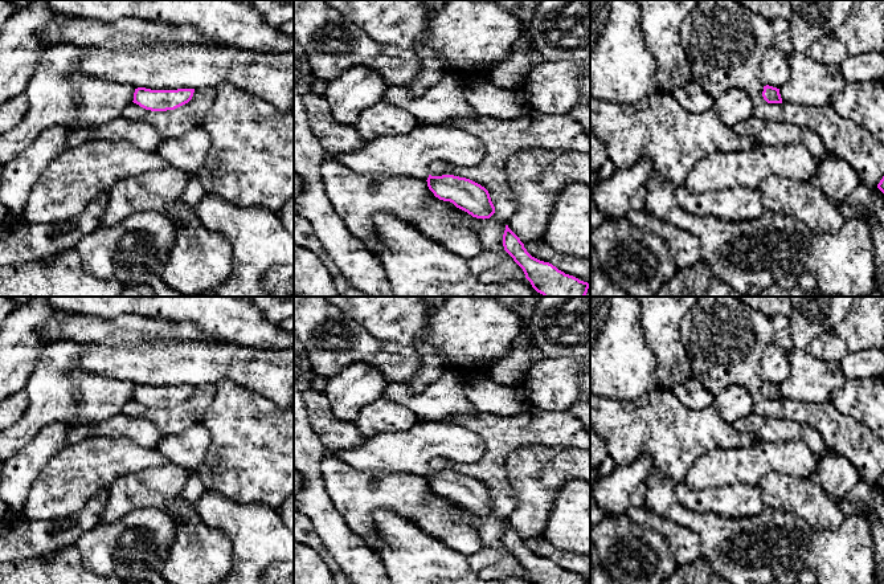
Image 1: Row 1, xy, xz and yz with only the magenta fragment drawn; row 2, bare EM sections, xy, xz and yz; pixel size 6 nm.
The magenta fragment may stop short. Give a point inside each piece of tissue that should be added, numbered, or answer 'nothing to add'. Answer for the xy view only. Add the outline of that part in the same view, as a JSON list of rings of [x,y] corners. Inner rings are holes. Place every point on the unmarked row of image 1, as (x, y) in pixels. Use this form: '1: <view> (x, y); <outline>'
nothing to add

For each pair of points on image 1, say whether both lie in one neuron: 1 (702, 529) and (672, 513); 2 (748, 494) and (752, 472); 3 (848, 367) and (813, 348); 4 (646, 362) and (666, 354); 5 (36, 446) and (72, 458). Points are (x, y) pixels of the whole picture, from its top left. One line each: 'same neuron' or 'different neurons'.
1: same neuron
2: different neurons
3: different neurons
4: different neurons
5: different neurons

